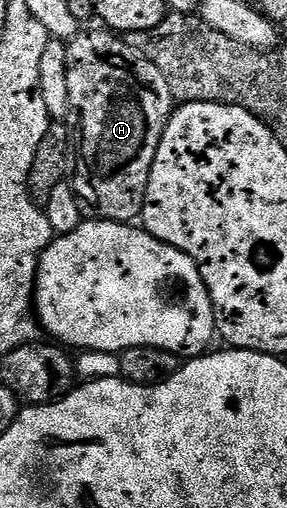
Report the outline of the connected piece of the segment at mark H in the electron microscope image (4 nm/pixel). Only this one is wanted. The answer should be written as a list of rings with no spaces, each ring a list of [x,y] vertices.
[[[102,30],[103,32],[87,32],[80,31],[74,40],[67,44],[67,73],[69,74],[69,102],[72,109],[83,111],[83,149],[80,150],[79,156],[83,159],[83,164],[74,165],[73,168],[73,187],[76,196],[88,209],[92,208],[94,215],[101,220],[112,220],[118,224],[126,224],[134,221],[142,213],[143,203],[145,202],[145,194],[149,186],[149,174],[153,170],[153,158],[157,158],[157,146],[161,146],[161,138],[165,134],[167,124],[171,121],[171,114],[176,107],[177,101],[171,97],[169,90],[169,82],[165,82],[165,74],[161,74],[161,70],[157,70],[157,66],[153,66],[153,62],[149,62],[137,50],[133,50],[133,46],[129,46],[126,39],[122,35],[116,34],[110,30]]]

